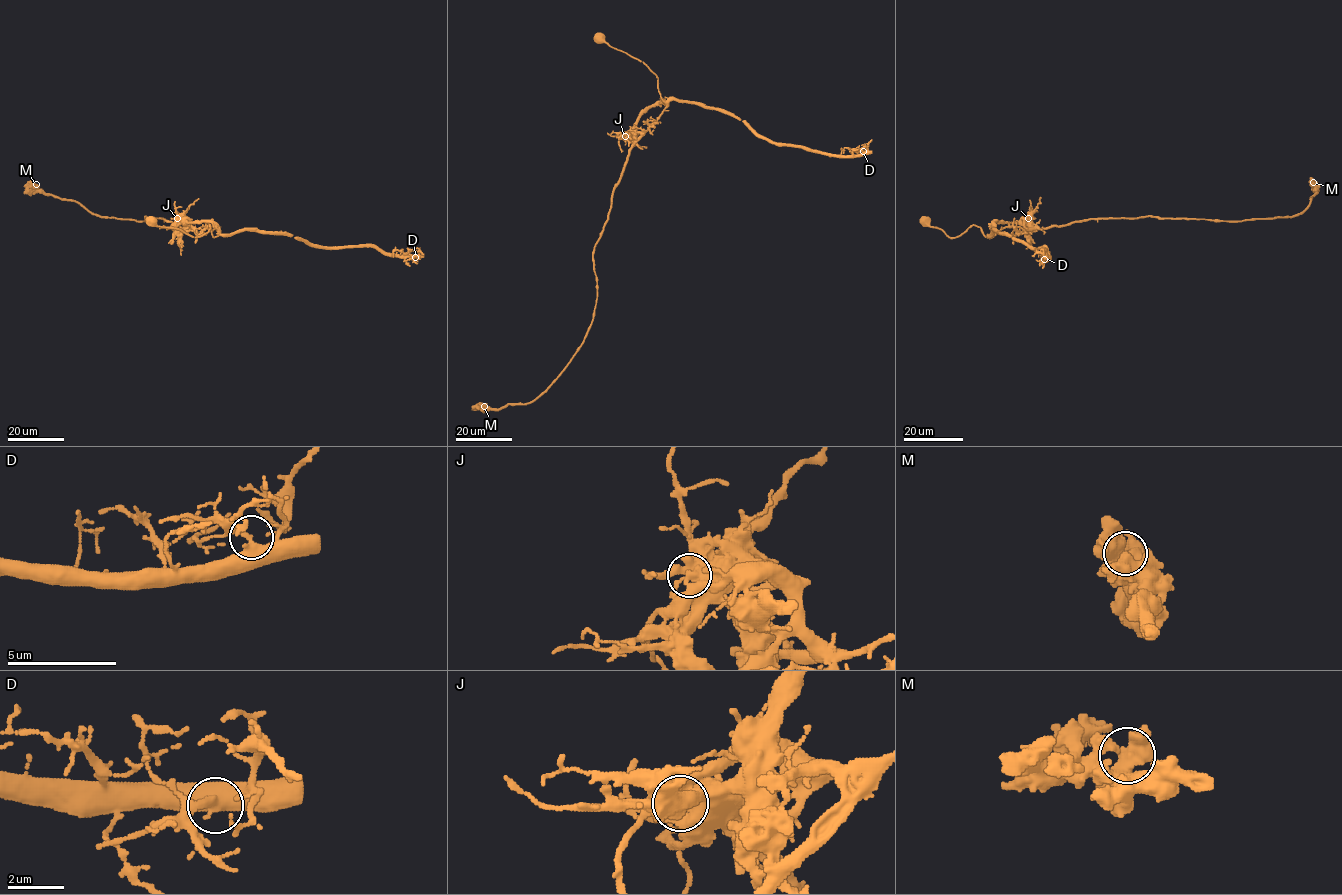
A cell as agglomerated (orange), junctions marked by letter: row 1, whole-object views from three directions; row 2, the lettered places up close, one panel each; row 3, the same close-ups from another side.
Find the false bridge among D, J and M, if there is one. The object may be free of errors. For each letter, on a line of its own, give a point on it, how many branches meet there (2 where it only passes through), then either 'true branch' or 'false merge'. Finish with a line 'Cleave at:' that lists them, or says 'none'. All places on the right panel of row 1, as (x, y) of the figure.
D: place (1044, 259); branches 3; true branch
J: place (1028, 218); branches 3; false merge
M: place (1313, 182); branches 3; true branch
Cleave at: J

